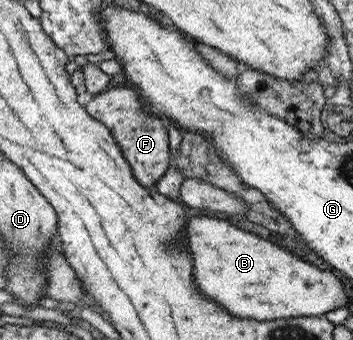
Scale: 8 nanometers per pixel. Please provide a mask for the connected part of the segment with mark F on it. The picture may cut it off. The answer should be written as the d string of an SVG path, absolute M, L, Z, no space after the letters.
M129 86L110 88L96 94L84 109L112 132L124 158L130 164L132 174L144 188L154 188L171 166L171 152L168 146L168 129L165 120L150 114L140 100L140 94Z

